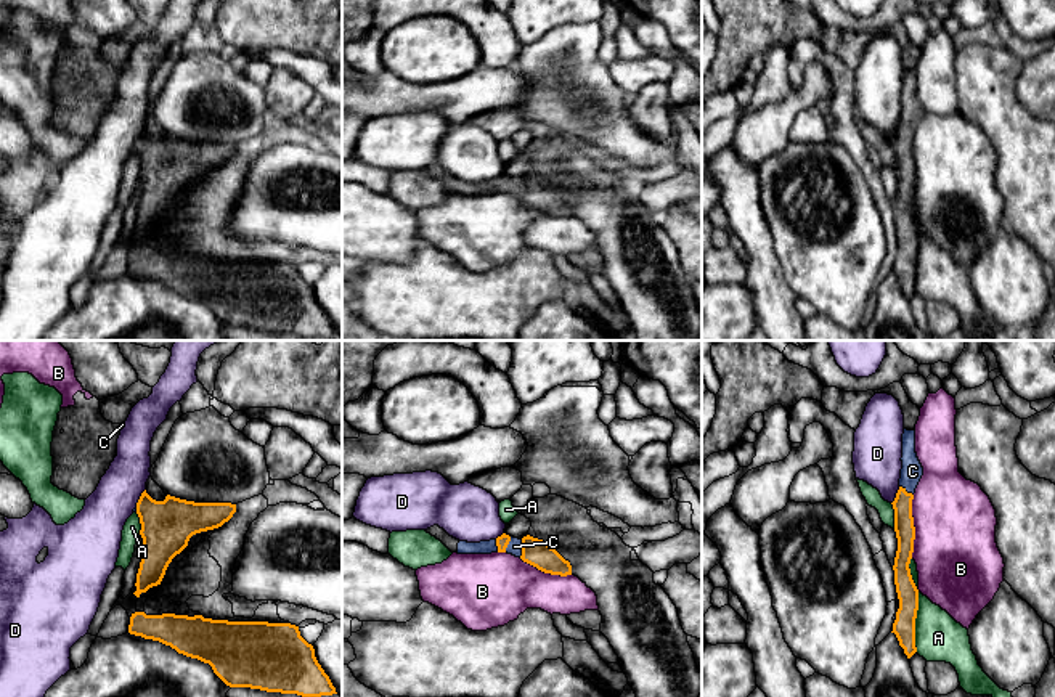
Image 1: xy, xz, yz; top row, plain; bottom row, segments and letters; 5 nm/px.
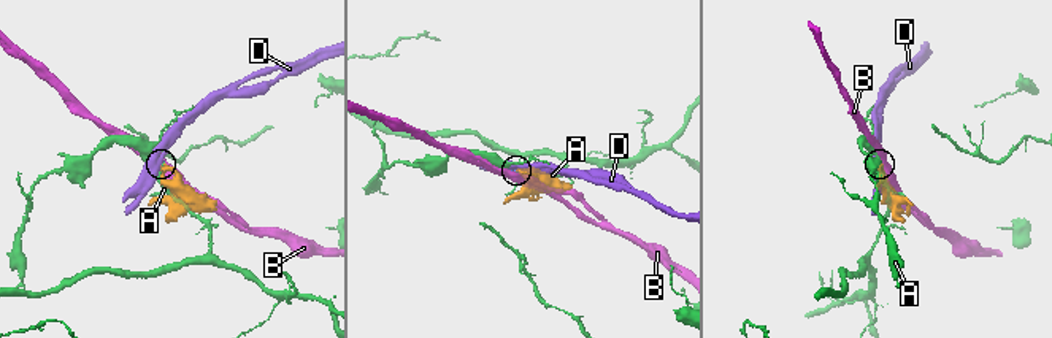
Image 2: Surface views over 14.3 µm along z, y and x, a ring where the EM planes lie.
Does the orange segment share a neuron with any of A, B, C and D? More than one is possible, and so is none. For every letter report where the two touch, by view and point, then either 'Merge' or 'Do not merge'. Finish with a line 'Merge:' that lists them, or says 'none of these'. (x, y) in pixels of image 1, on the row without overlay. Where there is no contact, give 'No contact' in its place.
A: Touches orange at yz (917, 244). Do not merge
B: Touches orange at yz (914, 167). Do not merge
C: Touches orange at xz (522, 188). Merge
D: Touches orange at xy (140, 138). Do not merge
Merge: C

